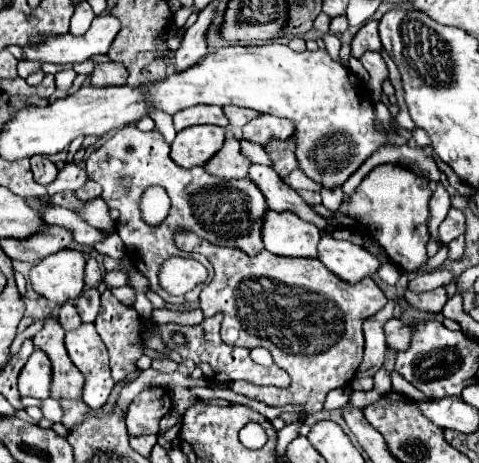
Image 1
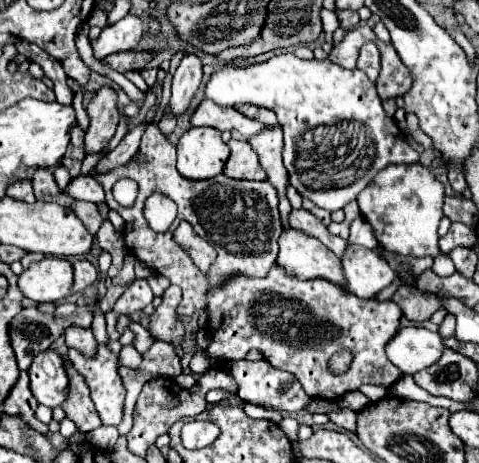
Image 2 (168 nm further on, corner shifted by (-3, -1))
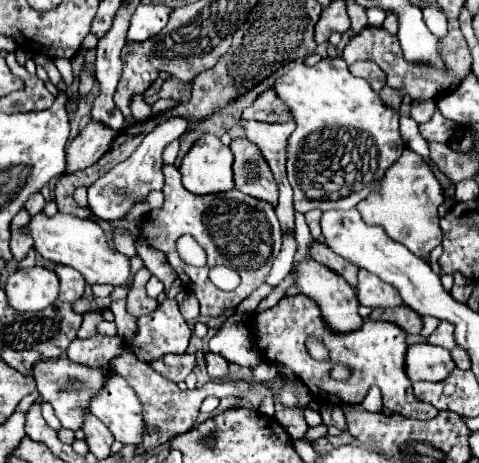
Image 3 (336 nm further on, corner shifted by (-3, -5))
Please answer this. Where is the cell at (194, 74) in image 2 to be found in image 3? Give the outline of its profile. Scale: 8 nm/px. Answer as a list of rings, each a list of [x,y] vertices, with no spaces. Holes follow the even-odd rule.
[[[171,118],[165,124],[159,124],[153,132],[149,132],[141,144],[137,146],[137,150],[123,160],[121,164],[113,166],[105,176],[101,176],[91,188],[89,188],[89,208],[93,210],[93,214],[99,220],[123,220],[129,210],[139,204],[151,190],[163,190],[163,160],[161,154],[165,150],[165,146],[169,142],[173,142],[175,138],[179,138],[185,132],[187,122],[183,118]]]

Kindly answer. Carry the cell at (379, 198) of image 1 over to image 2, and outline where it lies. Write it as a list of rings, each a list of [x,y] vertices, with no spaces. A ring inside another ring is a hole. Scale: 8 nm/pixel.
[[[419,162],[415,164],[393,164],[381,170],[369,188],[359,192],[361,216],[373,226],[379,244],[401,256],[437,256],[439,234],[437,226],[443,218],[443,184],[433,172]]]

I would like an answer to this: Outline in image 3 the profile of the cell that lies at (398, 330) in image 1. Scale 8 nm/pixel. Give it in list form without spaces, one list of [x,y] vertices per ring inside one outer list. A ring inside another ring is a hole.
[[[425,342],[409,346],[407,350],[407,376],[417,382],[439,382],[449,376],[449,372],[455,368],[455,362],[445,348],[429,346]]]

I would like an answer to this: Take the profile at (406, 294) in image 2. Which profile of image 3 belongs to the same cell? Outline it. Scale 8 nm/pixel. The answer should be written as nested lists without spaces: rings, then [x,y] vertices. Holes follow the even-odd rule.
[[[407,306],[401,308],[377,308],[369,314],[369,320],[385,320],[385,322],[393,322],[397,324],[401,330],[405,330],[407,334],[419,334],[419,330],[423,328],[421,316],[417,312],[413,312]]]

